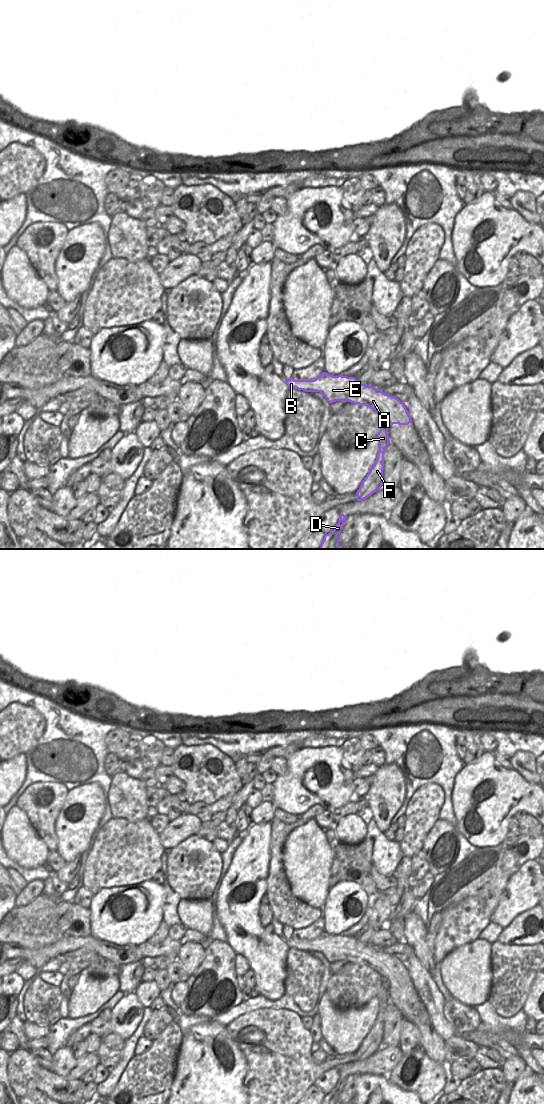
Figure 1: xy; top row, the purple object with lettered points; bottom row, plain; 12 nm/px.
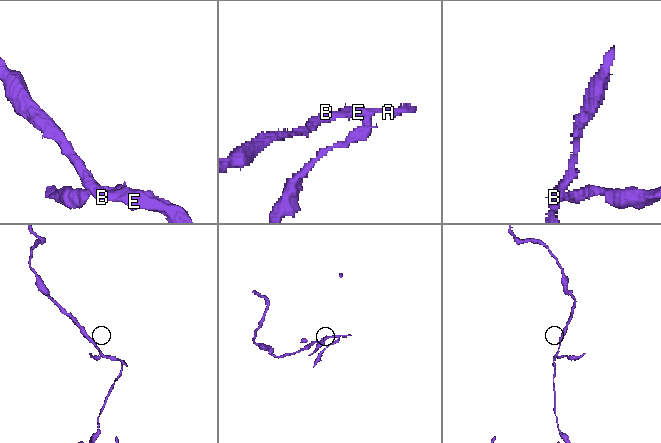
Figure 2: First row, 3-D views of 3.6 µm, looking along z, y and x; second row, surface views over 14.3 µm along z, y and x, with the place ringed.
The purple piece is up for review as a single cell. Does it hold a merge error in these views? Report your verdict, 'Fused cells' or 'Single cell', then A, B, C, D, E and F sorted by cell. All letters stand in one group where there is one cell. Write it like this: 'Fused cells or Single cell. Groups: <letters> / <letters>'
Fused cells. Groups: A B E / C D F

